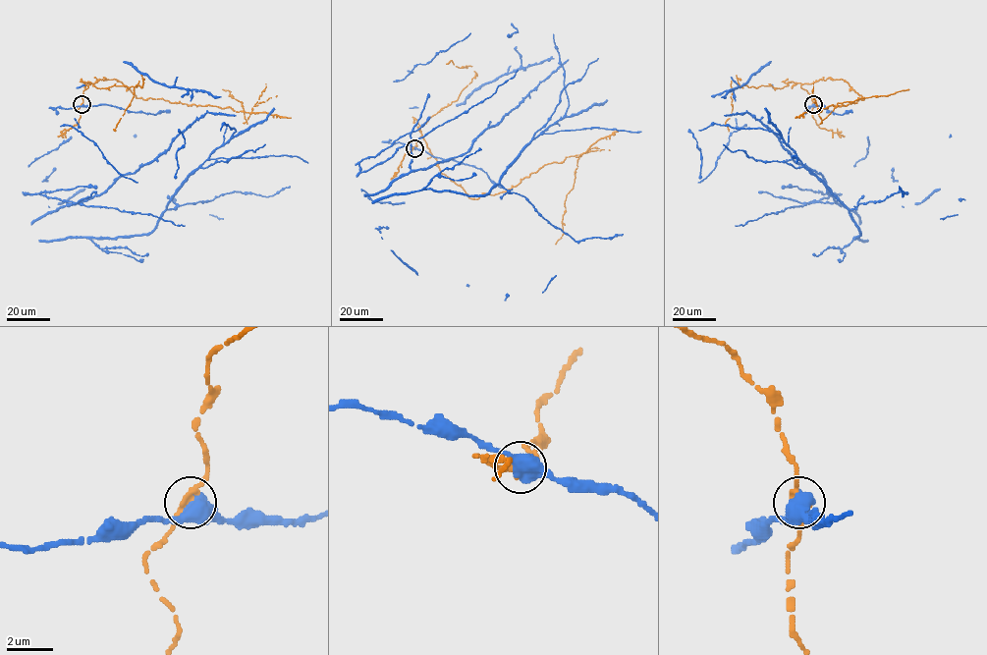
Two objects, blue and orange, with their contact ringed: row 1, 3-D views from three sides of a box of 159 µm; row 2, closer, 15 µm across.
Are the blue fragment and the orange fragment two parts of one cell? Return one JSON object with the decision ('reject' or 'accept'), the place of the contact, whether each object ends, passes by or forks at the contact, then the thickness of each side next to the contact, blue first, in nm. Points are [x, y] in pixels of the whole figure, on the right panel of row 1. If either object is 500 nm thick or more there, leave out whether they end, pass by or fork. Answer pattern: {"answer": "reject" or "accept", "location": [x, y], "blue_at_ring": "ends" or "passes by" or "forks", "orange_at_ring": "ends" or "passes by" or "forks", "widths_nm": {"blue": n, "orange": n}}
{"answer": "reject", "location": [813, 104], "blue_at_ring": "forks", "orange_at_ring": "passes by", "widths_nm": {"blue": 420, "orange": 320}}

